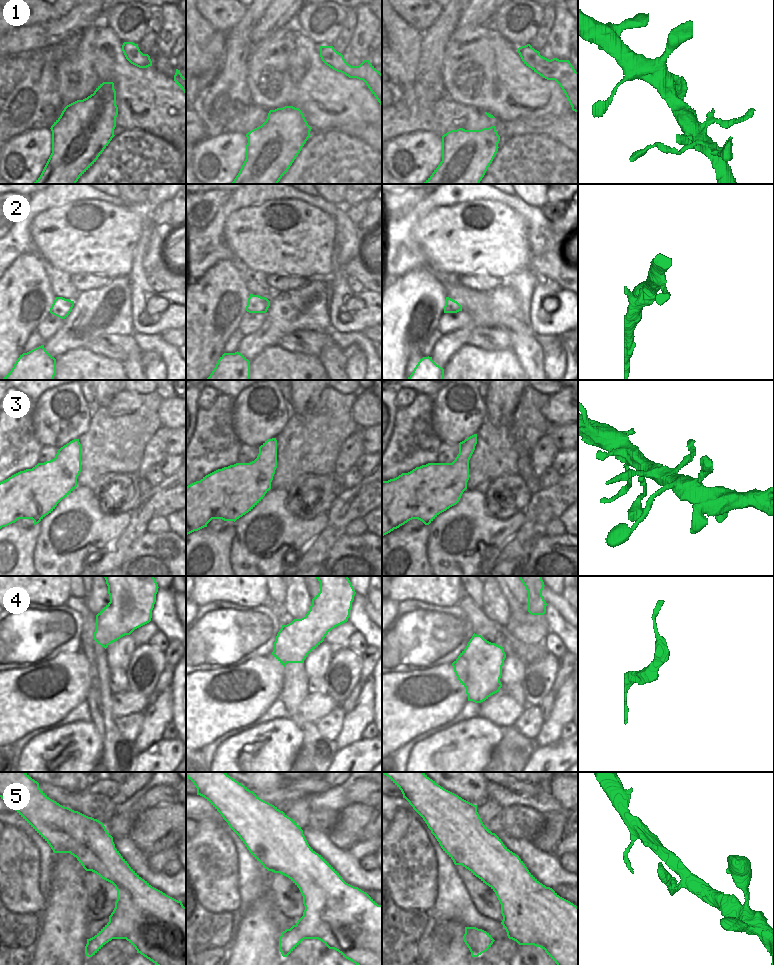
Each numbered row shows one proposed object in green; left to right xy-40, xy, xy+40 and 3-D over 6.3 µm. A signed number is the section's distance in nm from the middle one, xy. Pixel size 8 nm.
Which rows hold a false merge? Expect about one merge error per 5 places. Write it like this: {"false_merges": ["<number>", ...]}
{"false_merges": []}

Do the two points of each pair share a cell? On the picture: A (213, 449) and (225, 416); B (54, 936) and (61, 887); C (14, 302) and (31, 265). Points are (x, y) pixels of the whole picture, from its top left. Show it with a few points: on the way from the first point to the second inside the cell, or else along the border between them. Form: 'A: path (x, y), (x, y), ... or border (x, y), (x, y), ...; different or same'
A: path (214, 441), (214, 427), (217, 424); same
B: path (61, 924), (61, 899); same
C: path (23, 293), (26, 274); same

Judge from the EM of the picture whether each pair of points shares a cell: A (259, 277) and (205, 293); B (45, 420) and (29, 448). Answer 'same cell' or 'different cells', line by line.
A: different cells
B: different cells

